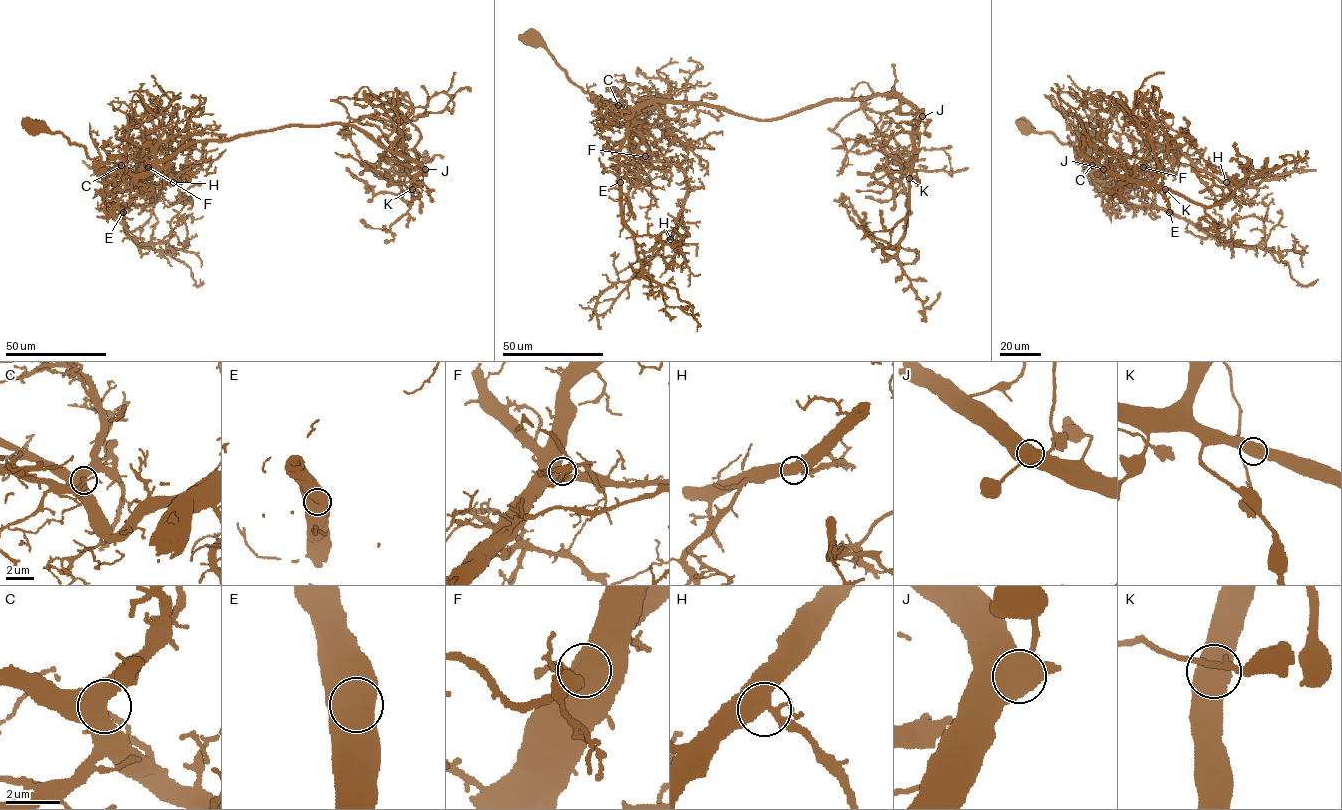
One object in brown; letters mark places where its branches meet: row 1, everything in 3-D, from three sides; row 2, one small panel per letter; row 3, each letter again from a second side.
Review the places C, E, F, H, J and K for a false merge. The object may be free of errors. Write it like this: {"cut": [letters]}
{"cut": ["J"]}

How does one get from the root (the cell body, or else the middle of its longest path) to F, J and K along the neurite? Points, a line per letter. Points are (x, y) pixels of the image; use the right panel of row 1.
F: (1024, 127), (1072, 144), (1083, 162), (1100, 171), (1096, 175), (1101, 180), (1128, 182), (1143, 167)
J: (1024, 127), (1072, 144), (1096, 175), (1088, 146), (1102, 126), (1087, 125), (1082, 153), (1103, 169)
K: (1024, 127), (1072, 144), (1096, 175), (1088, 146), (1101, 125), (1087, 125), (1082, 153), (1165, 189)

